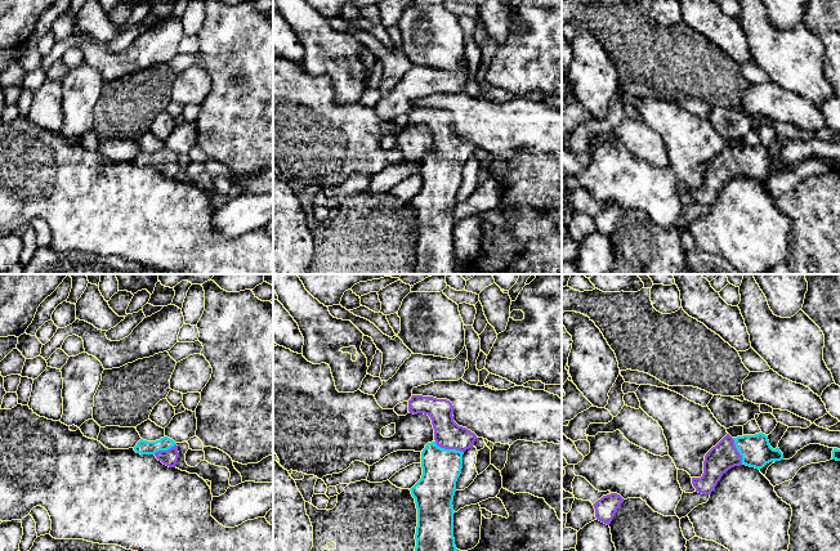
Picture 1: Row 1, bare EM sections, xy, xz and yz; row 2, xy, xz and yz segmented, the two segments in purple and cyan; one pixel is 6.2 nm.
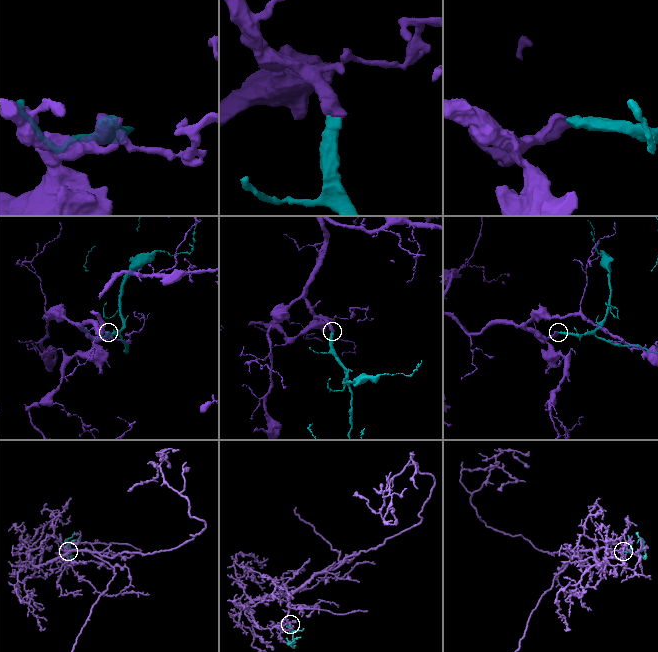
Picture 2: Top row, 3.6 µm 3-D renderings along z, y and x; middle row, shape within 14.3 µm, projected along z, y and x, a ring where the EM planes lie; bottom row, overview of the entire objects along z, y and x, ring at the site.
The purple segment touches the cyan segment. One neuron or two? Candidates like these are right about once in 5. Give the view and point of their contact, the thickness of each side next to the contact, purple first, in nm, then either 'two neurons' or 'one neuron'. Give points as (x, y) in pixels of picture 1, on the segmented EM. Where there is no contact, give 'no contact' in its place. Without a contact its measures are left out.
xz (448, 448) | 180/240 nm | one neuron

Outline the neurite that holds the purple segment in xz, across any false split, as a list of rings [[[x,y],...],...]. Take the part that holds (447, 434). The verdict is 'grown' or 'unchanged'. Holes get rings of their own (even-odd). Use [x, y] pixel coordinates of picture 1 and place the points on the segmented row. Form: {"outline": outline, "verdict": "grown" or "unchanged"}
{"outline": [[[412,395],[408,412],[428,415],[434,440],[421,452],[421,479],[410,489],[417,509],[415,551],[457,551],[453,538],[453,496],[463,454],[477,435],[453,421],[447,399]]], "verdict": "grown"}

